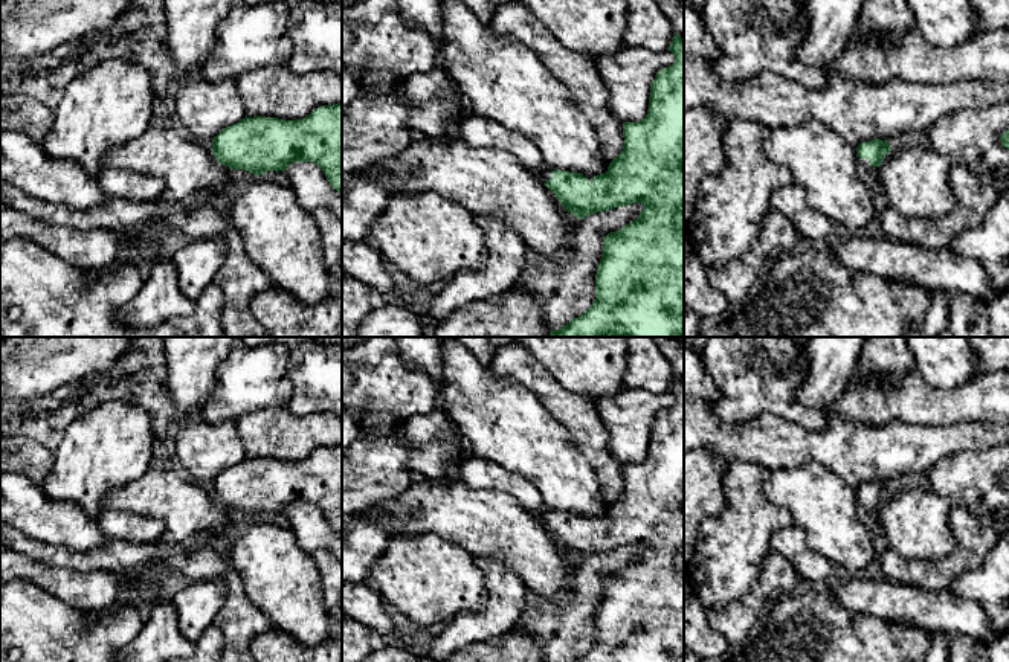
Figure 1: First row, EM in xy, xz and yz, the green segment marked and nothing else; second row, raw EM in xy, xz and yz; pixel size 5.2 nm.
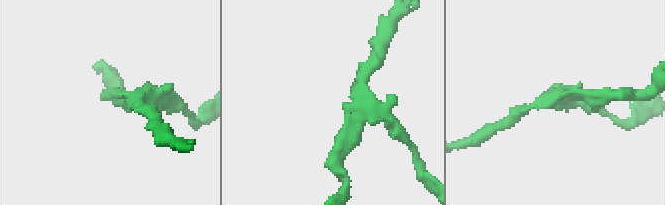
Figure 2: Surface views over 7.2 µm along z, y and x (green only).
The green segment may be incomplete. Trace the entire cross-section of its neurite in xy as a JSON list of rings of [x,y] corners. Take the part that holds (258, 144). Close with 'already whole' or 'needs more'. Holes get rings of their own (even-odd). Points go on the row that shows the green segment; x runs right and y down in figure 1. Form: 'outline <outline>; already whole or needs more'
outline [[[342,102],[321,105],[296,121],[253,116],[223,128],[212,140],[214,157],[230,169],[244,169],[255,175],[282,171],[292,162],[313,162],[328,183],[342,195]]]; already whole

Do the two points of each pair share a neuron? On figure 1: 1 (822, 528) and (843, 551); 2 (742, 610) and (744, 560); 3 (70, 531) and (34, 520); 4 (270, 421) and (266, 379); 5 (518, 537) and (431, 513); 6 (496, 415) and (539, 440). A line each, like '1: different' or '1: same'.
1: same
2: different
3: same
4: different
5: same
6: same

